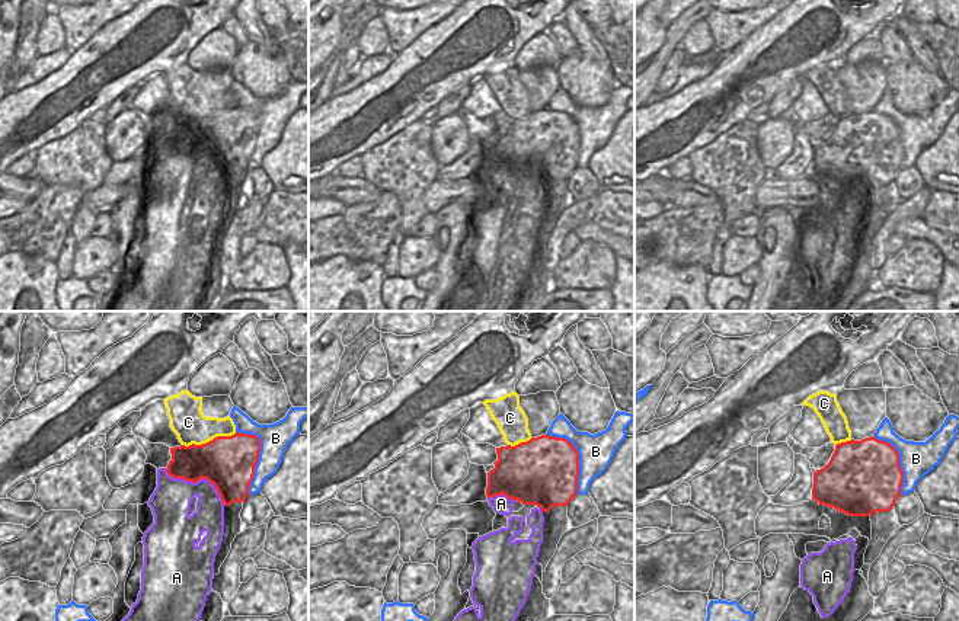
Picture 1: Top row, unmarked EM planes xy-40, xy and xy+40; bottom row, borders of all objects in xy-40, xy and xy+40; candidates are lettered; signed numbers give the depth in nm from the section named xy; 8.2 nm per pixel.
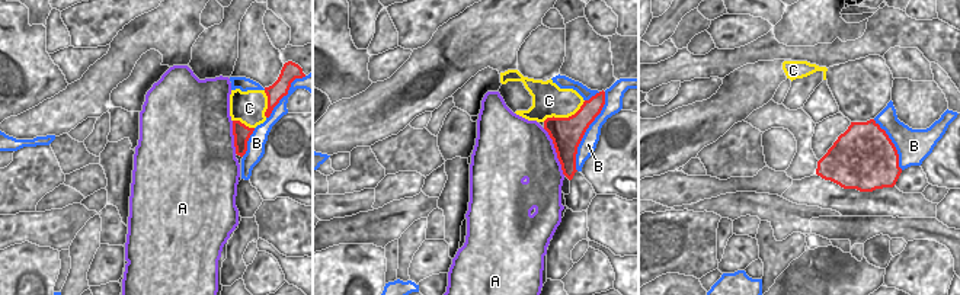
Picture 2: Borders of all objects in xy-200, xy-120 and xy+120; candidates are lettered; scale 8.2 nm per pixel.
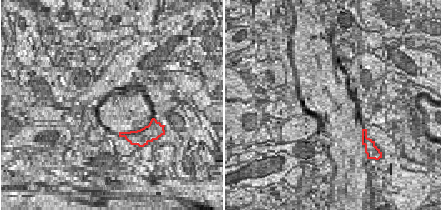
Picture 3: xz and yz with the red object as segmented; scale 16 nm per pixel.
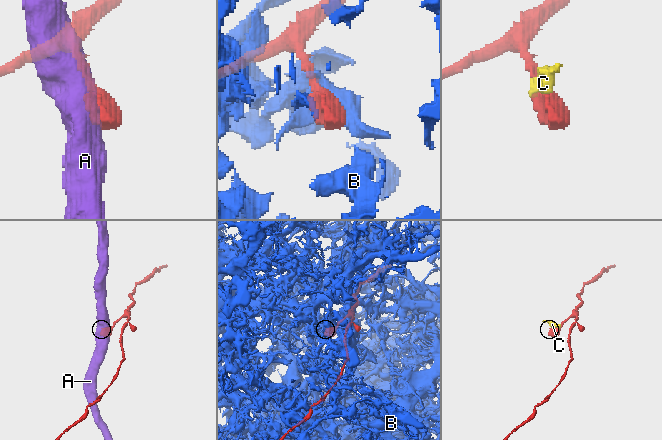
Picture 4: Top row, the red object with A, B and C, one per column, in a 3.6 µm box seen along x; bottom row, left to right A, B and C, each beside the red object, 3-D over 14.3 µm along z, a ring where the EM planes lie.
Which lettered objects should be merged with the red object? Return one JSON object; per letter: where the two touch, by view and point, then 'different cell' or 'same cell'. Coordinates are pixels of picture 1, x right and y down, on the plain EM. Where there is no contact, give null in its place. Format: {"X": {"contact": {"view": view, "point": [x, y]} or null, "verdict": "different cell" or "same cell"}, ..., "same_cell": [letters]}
{"A": {"contact": {"view": "xy-40", "point": [198, 153]}, "verdict": "different cell"}, "B": {"contact": {"view": "xy-40", "point": [258, 130]}, "verdict": "different cell"}, "C": {"contact": {"view": "xy-40", "point": [210, 115]}, "verdict": "different cell"}, "same_cell": []}

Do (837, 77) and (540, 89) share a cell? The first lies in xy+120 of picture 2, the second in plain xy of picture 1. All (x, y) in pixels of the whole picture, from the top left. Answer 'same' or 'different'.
same

